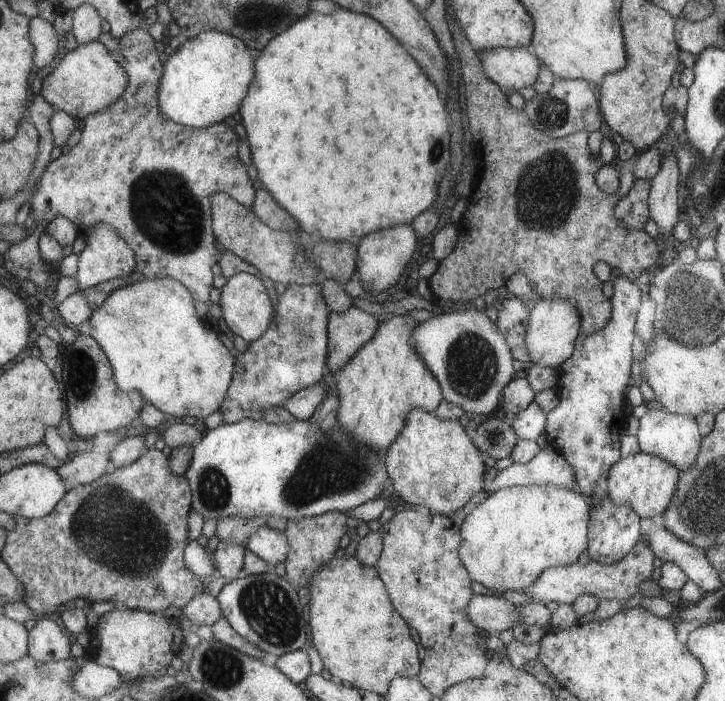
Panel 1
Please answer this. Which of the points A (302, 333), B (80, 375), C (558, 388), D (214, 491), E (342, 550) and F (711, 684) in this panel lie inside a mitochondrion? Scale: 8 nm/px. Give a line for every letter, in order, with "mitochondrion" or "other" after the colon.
A: mitochondrion
B: mitochondrion
C: other
D: mitochondrion
E: other
F: other

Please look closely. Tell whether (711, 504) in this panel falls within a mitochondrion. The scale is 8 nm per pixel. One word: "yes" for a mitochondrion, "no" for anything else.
yes

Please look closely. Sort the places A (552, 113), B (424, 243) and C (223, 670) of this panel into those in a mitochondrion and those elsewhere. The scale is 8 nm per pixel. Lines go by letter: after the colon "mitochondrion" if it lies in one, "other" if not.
A: mitochondrion
B: other
C: mitochondrion

